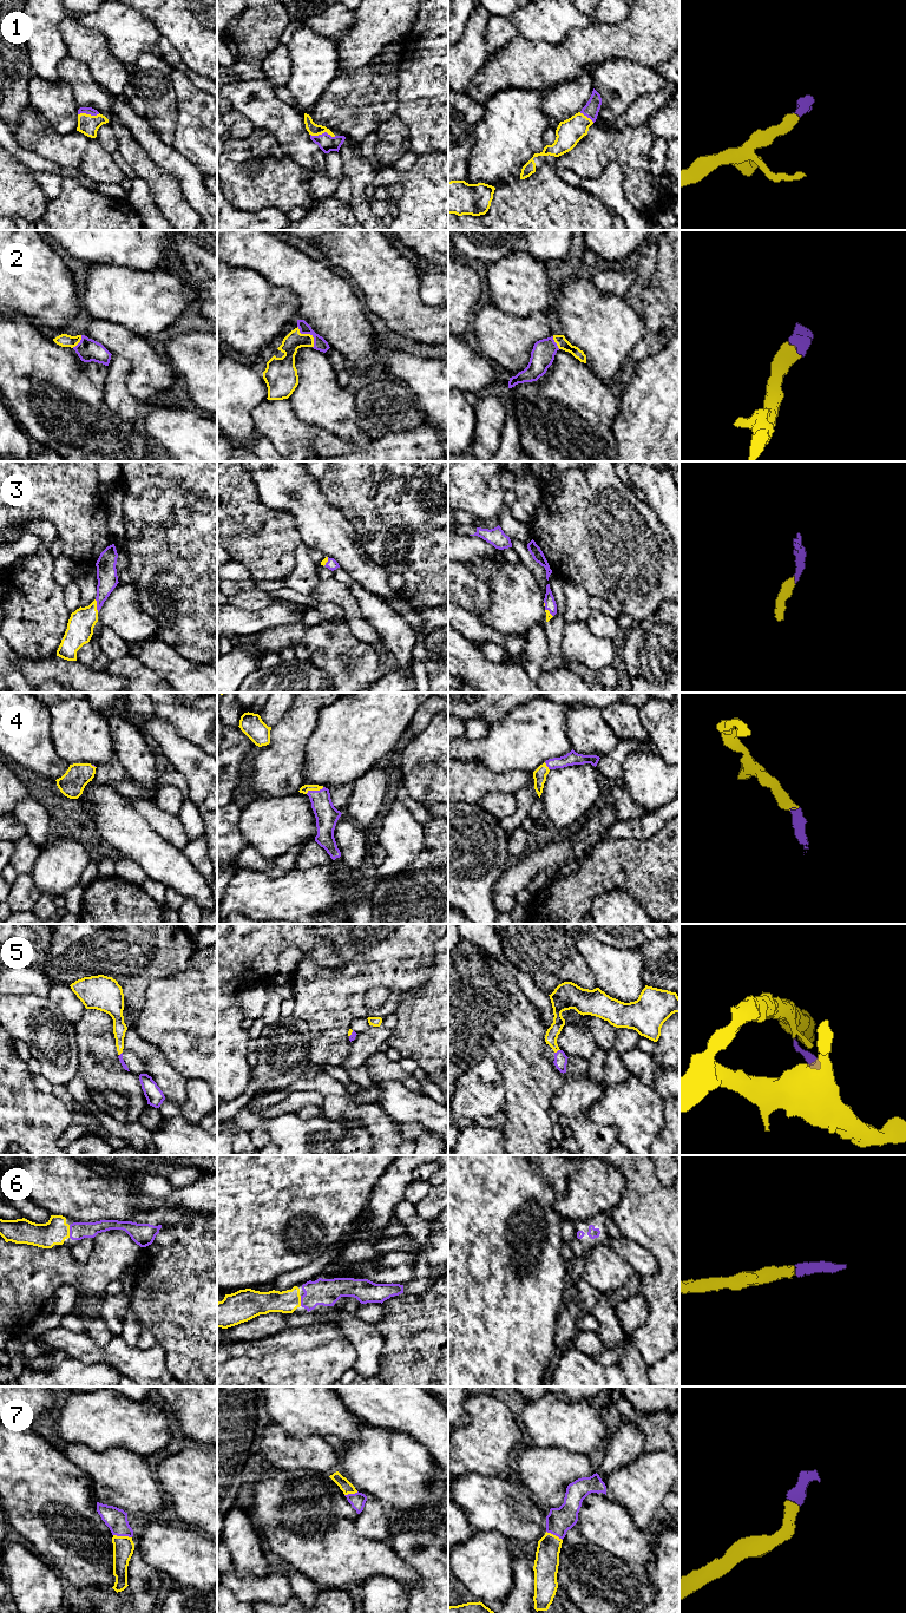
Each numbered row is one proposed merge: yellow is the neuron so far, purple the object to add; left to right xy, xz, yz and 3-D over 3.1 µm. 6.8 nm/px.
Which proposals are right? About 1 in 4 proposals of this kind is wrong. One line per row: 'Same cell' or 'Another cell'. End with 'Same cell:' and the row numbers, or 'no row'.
1: Same cell
2: Same cell
3: Same cell
4: Same cell
5: Same cell
6: Same cell
7: Same cell
Same cell: 1, 2, 3, 4, 5, 6, 7

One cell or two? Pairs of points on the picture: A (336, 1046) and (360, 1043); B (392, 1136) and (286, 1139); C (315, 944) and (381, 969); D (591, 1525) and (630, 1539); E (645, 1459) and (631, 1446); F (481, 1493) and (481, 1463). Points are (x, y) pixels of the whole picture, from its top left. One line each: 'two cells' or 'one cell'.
A: two cells
B: two cells
C: two cells
D: one cell
E: two cells
F: two cells

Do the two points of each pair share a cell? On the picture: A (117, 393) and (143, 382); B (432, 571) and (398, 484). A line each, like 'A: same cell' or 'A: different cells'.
A: different cells
B: same cell

